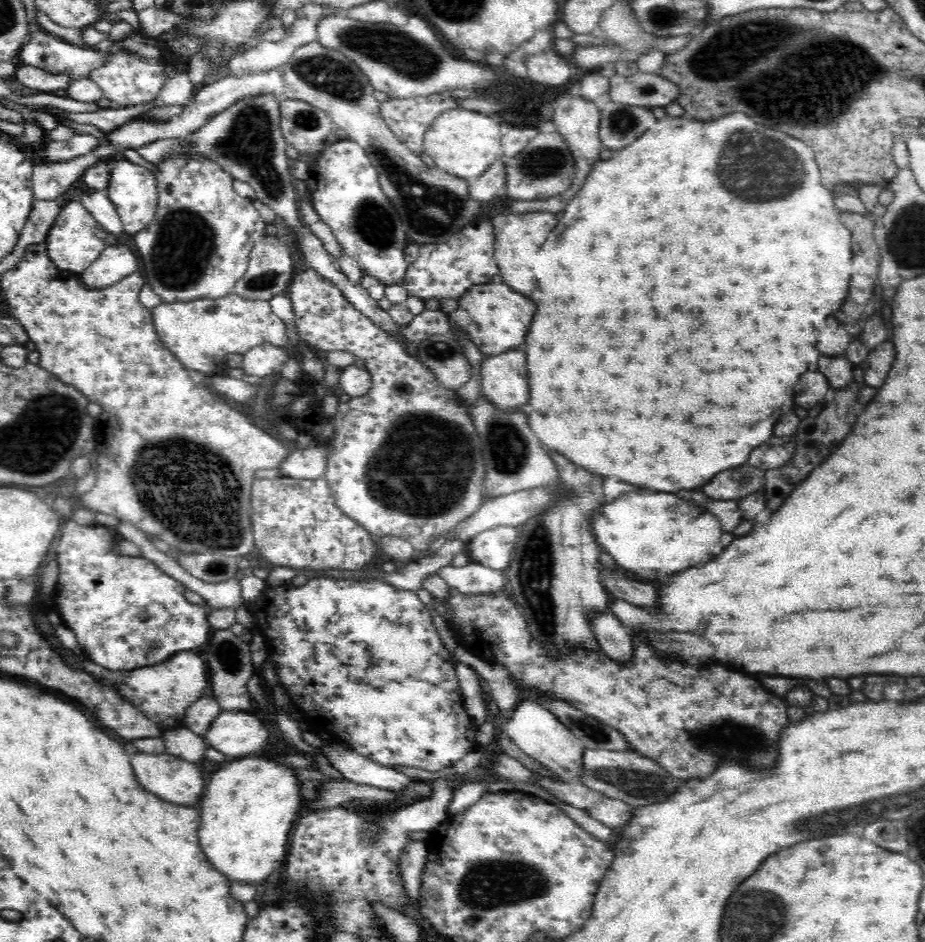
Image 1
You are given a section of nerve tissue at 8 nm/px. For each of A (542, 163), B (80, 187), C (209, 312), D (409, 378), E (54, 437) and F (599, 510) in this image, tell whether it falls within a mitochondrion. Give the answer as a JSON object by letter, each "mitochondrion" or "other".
{"A":"mitochondrion","B":"other","C":"mitochondrion","D":"other","E":"mitochondrion","F":"other"}

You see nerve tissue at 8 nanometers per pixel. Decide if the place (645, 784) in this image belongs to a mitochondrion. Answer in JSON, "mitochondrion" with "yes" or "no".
{"mitochondrion":"yes"}

